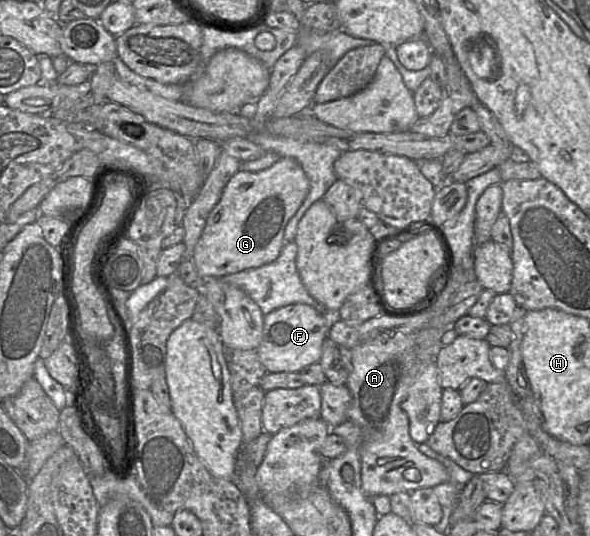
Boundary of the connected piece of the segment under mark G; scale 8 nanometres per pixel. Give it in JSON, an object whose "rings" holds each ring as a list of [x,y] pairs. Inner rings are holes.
{"rings":[[[290,157],[279,158],[267,169],[249,172],[238,170],[223,189],[217,204],[210,211],[192,258],[199,278],[223,277],[274,261],[284,245],[284,229],[297,212],[309,191],[309,180],[300,164]]]}

